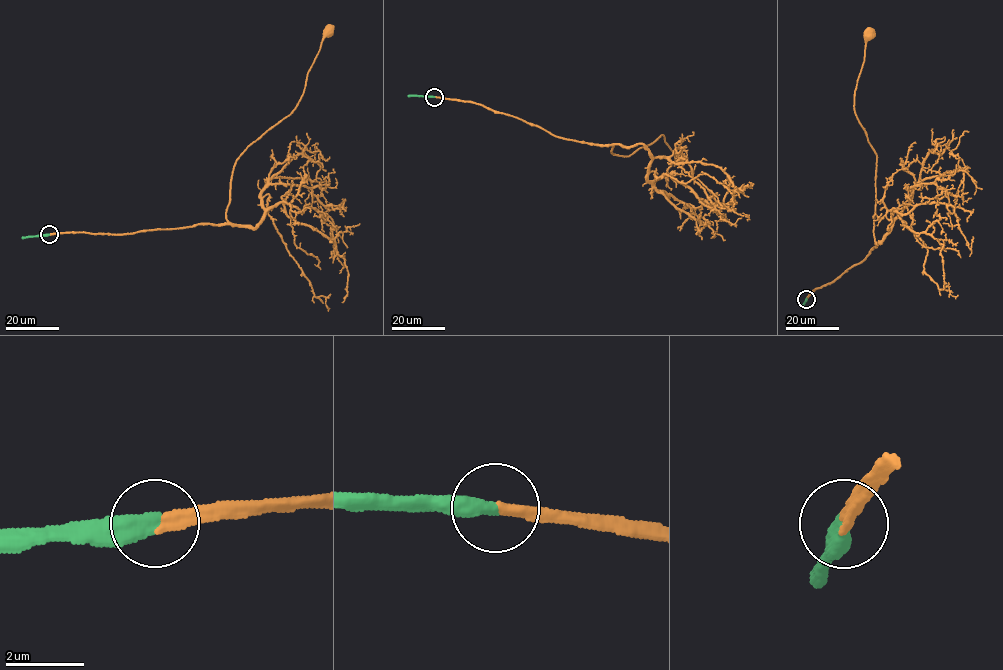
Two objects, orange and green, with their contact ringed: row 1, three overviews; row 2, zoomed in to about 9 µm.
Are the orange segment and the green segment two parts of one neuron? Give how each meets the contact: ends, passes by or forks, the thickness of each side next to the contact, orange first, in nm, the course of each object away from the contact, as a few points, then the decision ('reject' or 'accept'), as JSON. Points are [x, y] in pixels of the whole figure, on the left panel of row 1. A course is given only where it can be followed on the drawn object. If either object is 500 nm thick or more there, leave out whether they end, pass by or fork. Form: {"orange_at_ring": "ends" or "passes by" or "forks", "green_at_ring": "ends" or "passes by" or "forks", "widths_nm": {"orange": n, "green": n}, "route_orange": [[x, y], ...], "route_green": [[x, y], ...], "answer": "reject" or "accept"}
{"orange_at_ring": "ends", "green_at_ring": "ends", "widths_nm": {"orange": 320, "green": 480}, "route_orange": [[49, 234], [131, 234], [199, 224], [225, 224], [236, 159], [292, 111], [328, 31]], "route_green": [[49, 234], [21, 238]], "answer": "accept"}

